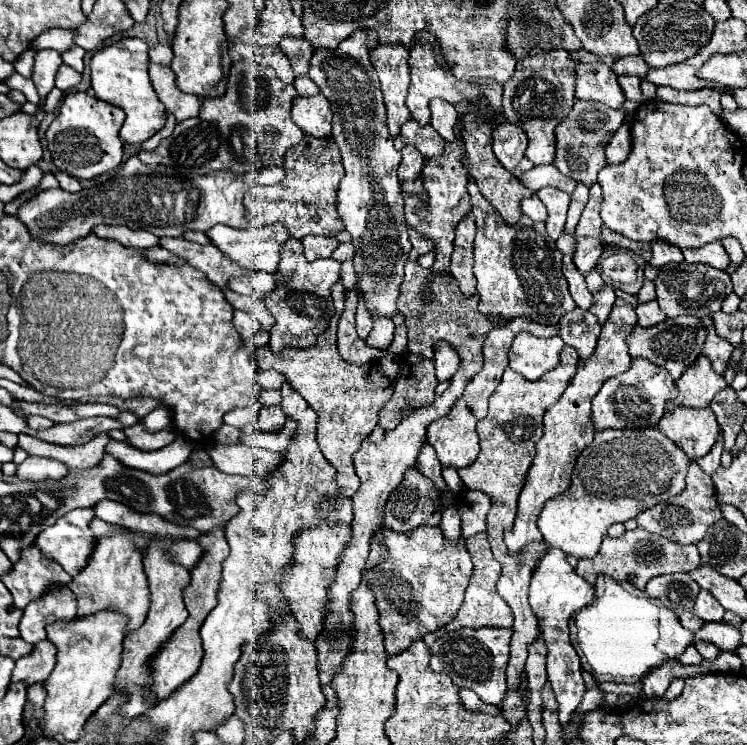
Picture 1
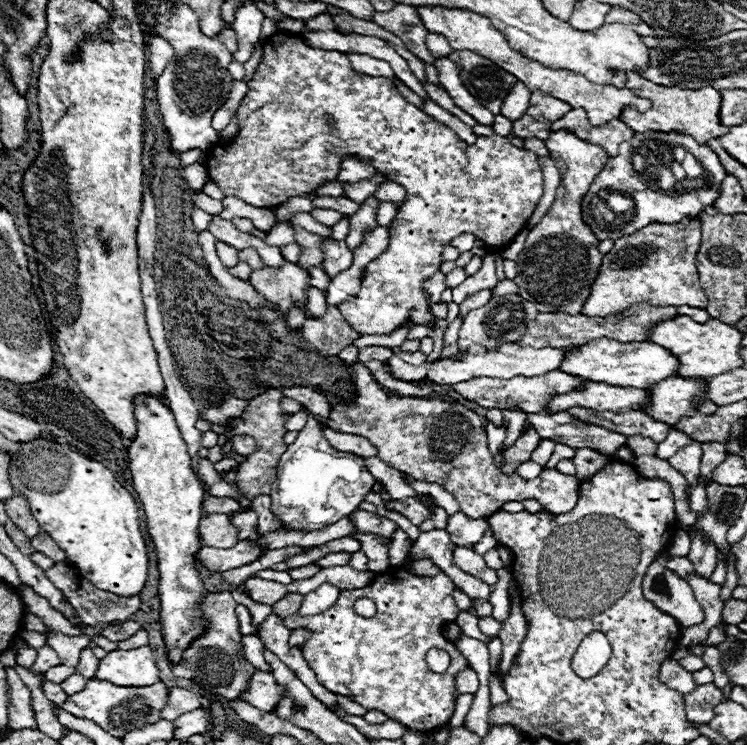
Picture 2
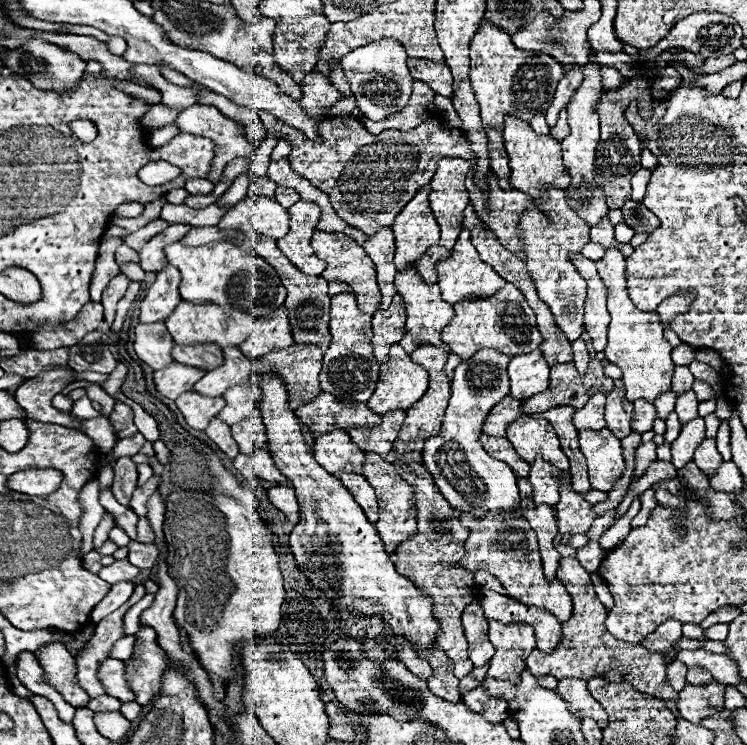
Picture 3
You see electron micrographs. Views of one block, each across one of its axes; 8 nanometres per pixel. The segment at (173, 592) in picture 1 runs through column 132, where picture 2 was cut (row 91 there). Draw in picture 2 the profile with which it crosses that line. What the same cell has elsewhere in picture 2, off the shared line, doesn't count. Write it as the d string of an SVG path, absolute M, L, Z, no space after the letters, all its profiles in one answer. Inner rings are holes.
M628 72L626 74L626 88L632 90L636 96L646 98L652 102L652 108L646 112L638 112L634 106L626 106L620 114L620 120L628 124L634 132L646 132L646 130L656 130L656 132L684 132L690 134L698 144L706 144L712 138L718 138L720 134L726 134L728 128L720 126L718 122L718 110L720 110L720 92L714 88L700 88L700 90L682 90L682 88L668 88L668 86L658 86L650 80L644 80L642 76Z

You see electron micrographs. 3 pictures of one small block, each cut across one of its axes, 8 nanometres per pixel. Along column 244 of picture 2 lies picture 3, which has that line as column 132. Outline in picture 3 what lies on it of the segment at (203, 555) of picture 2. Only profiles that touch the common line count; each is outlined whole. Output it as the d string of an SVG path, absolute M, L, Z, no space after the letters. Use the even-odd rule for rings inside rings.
M132 540L128 544L128 560L136 568L152 568L158 560L158 548L154 544L142 544Z

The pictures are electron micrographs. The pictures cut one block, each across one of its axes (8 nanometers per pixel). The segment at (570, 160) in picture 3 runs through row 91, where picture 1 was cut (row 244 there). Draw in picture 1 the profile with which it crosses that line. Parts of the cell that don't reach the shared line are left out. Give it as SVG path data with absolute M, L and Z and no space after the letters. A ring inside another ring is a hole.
M578 238L576 252L574 252L576 268L586 276L592 268L596 268L598 258L602 256L602 250L604 250L604 246L598 238Z

